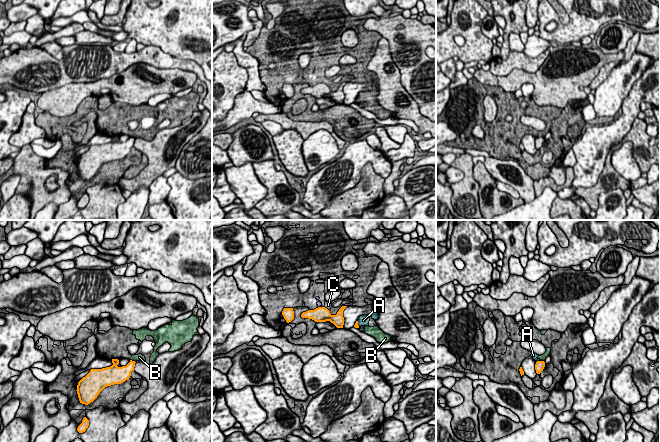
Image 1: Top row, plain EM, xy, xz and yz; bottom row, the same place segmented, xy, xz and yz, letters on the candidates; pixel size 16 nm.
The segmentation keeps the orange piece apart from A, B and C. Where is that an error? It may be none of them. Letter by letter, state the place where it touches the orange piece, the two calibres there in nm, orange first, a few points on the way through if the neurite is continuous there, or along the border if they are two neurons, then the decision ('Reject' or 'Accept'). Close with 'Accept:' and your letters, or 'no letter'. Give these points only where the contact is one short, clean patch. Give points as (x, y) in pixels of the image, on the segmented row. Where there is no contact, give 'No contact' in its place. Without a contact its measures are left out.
A: Touches orange at yz (538, 361). Thickness 160 nm (orange) against 90 nm. Reject
B: Touches orange at xy (133, 361). Thickness 240 nm (orange) against 120 nm. Boundary: xy (130, 359), (135, 362). Reject
C: Touches orange at xz (327, 309). Thickness 260 nm (orange) against 120 nm. Reject
Accept: no letter

